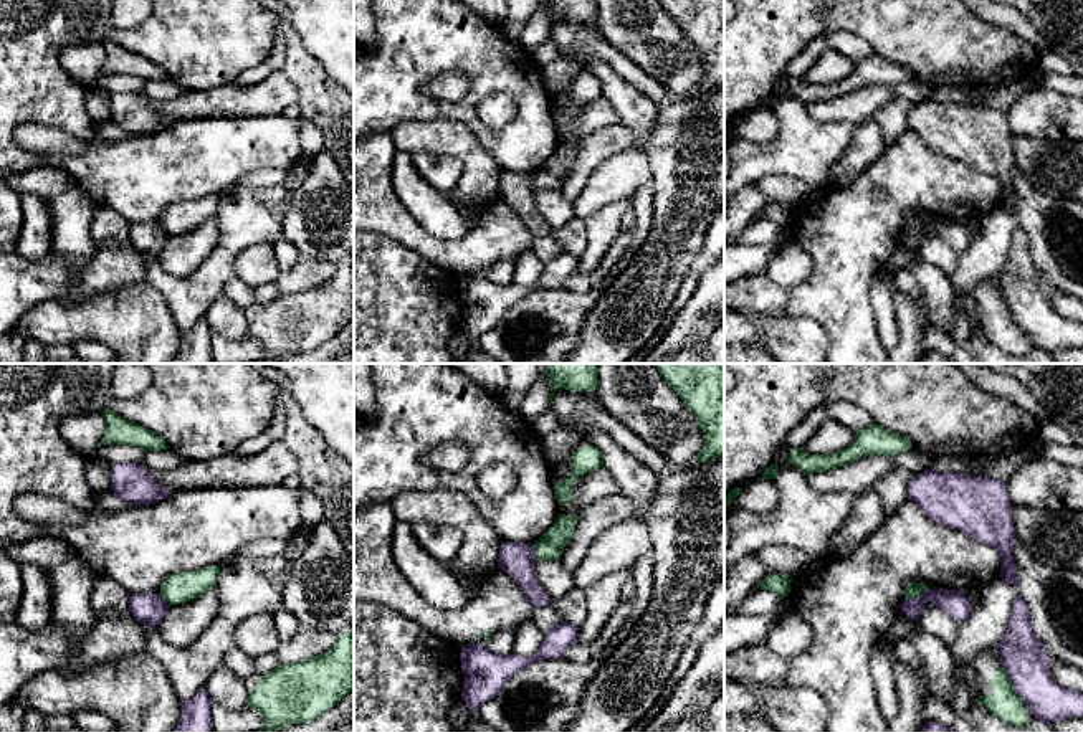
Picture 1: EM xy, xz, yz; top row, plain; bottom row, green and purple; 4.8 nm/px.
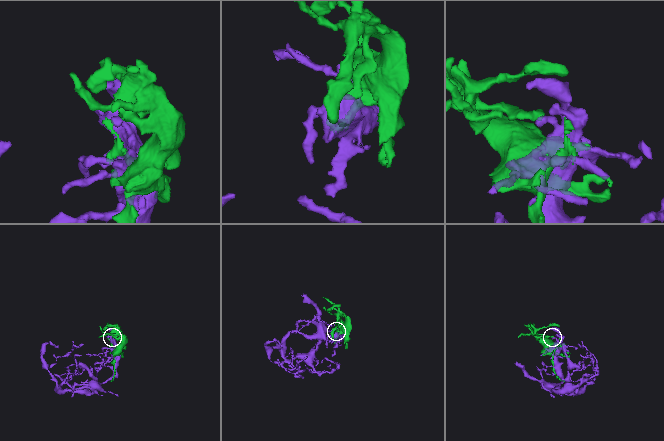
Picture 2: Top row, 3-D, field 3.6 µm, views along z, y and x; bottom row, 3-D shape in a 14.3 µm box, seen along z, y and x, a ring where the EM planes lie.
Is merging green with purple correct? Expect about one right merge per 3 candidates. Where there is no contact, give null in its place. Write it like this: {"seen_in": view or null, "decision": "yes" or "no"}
{"seen_in": "yz", "decision": "no"}

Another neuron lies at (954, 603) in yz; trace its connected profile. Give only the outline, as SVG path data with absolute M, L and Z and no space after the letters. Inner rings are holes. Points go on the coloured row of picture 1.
M937 588L926 590L921 598L904 598L901 603L901 613L911 620L919 620L919 615L926 603L936 603L957 623L964 621L971 613L971 603L962 592Z

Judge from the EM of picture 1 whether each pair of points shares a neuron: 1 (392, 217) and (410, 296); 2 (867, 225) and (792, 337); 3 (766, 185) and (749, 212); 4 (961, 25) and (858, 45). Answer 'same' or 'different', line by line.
1: different
2: different
3: same
4: different

